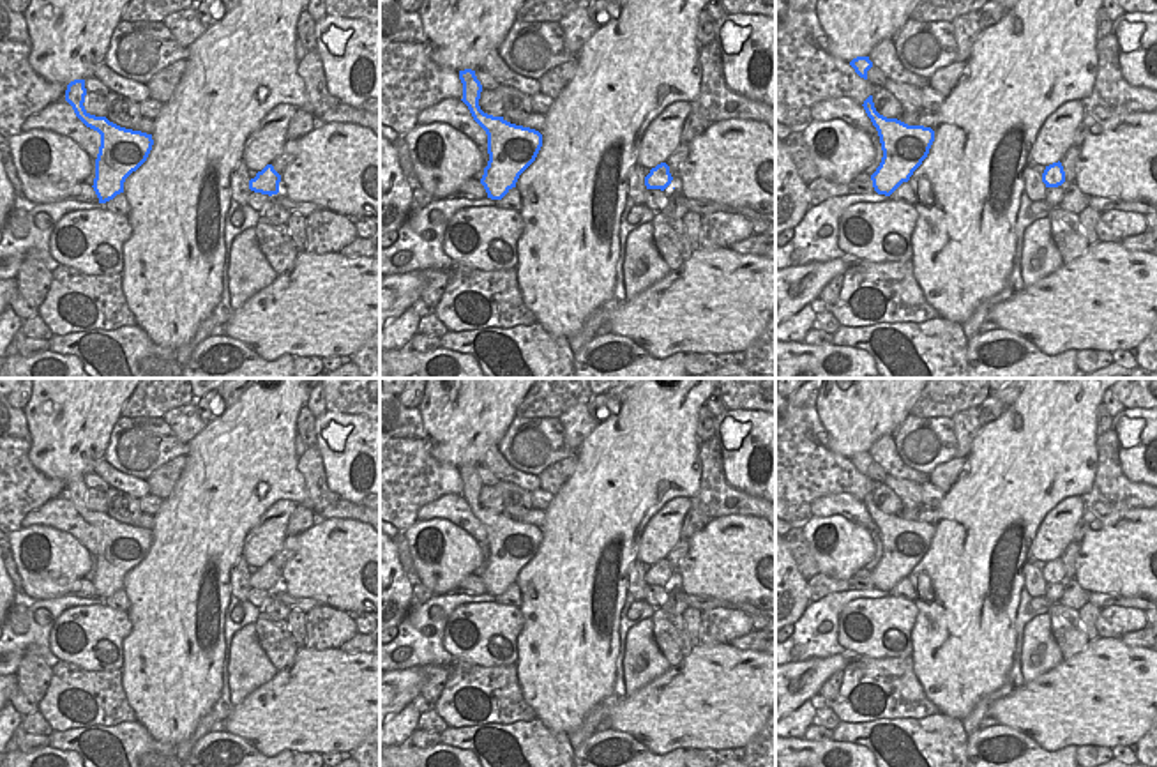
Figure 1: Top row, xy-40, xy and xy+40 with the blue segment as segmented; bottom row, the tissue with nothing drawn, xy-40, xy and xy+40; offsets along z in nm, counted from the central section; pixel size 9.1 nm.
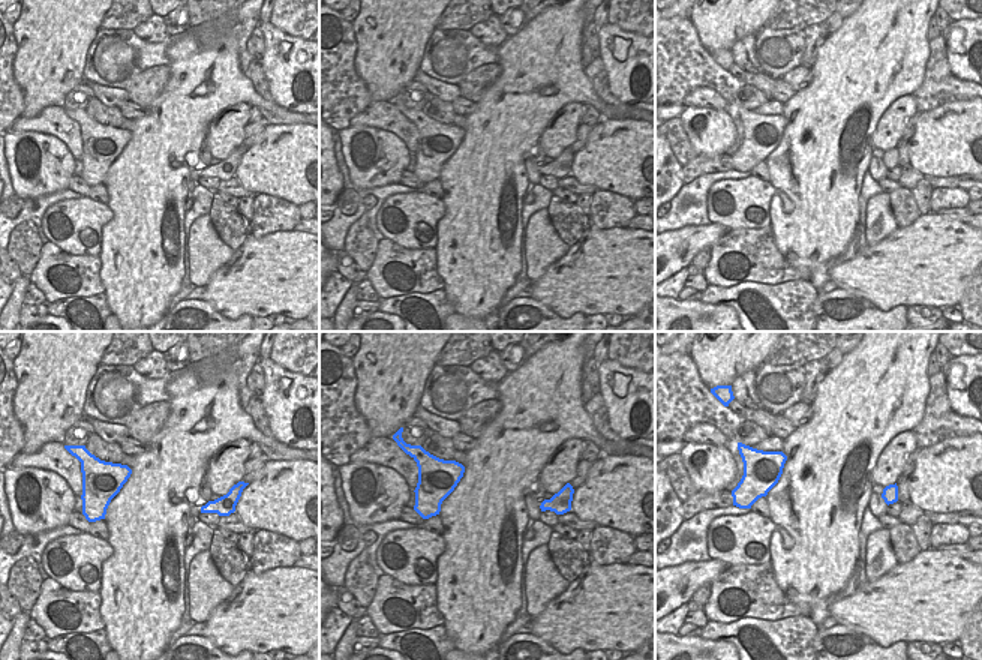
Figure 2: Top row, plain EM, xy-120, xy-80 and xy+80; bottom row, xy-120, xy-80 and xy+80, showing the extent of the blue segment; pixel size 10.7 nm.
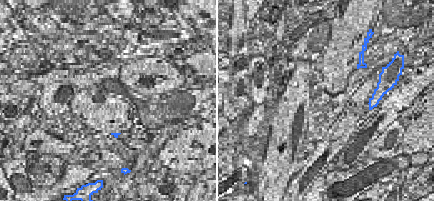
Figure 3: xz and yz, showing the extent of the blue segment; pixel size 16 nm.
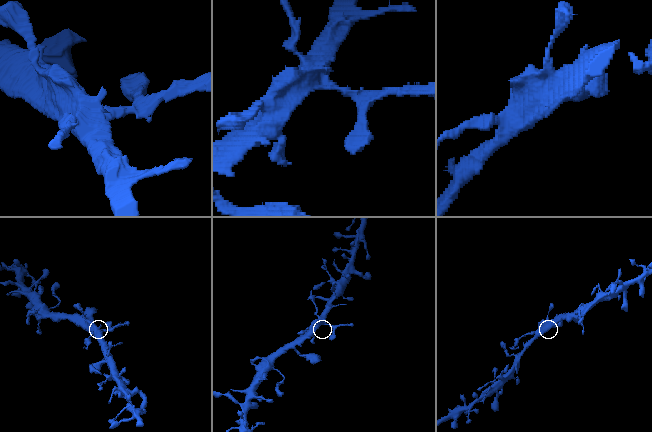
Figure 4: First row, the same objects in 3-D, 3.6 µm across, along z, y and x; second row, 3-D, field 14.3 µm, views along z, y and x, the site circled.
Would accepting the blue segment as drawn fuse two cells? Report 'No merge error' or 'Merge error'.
No merge error

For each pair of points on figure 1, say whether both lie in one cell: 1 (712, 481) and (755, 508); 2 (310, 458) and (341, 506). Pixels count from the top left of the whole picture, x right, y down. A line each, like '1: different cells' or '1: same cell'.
1: same cell
2: same cell

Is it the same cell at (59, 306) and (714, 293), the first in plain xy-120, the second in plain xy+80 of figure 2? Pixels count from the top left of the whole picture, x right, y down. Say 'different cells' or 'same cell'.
same cell

